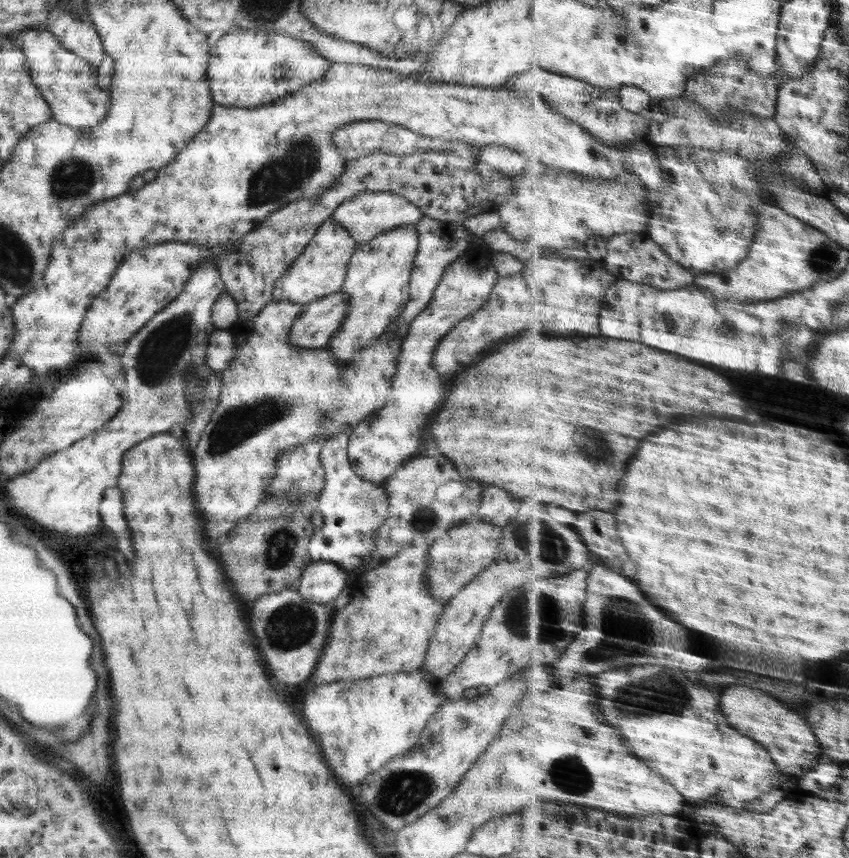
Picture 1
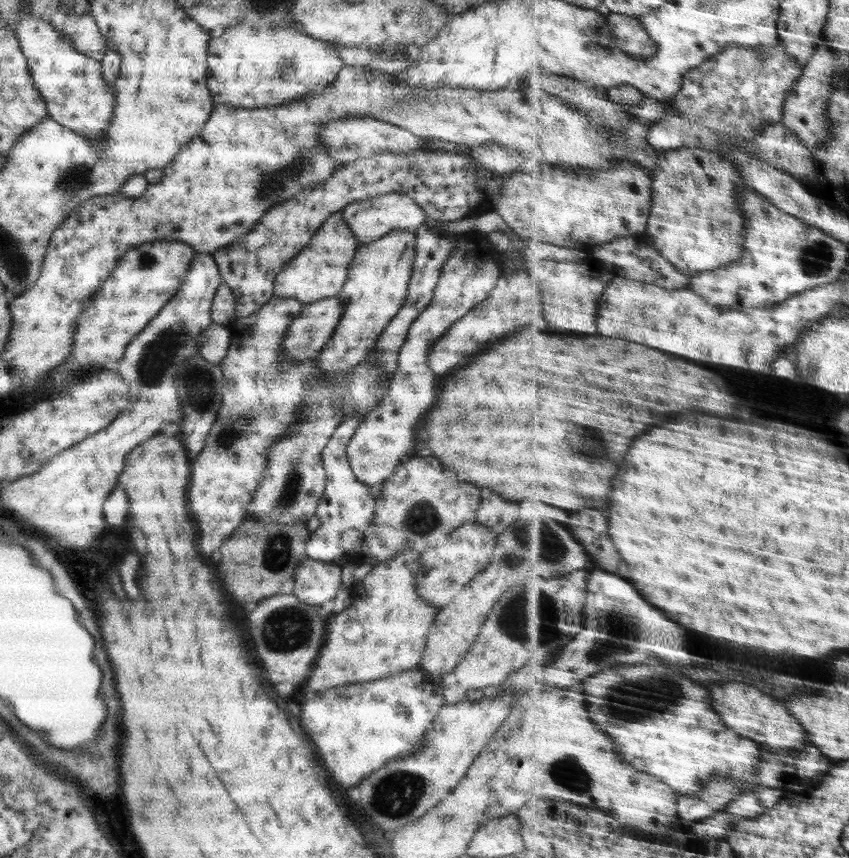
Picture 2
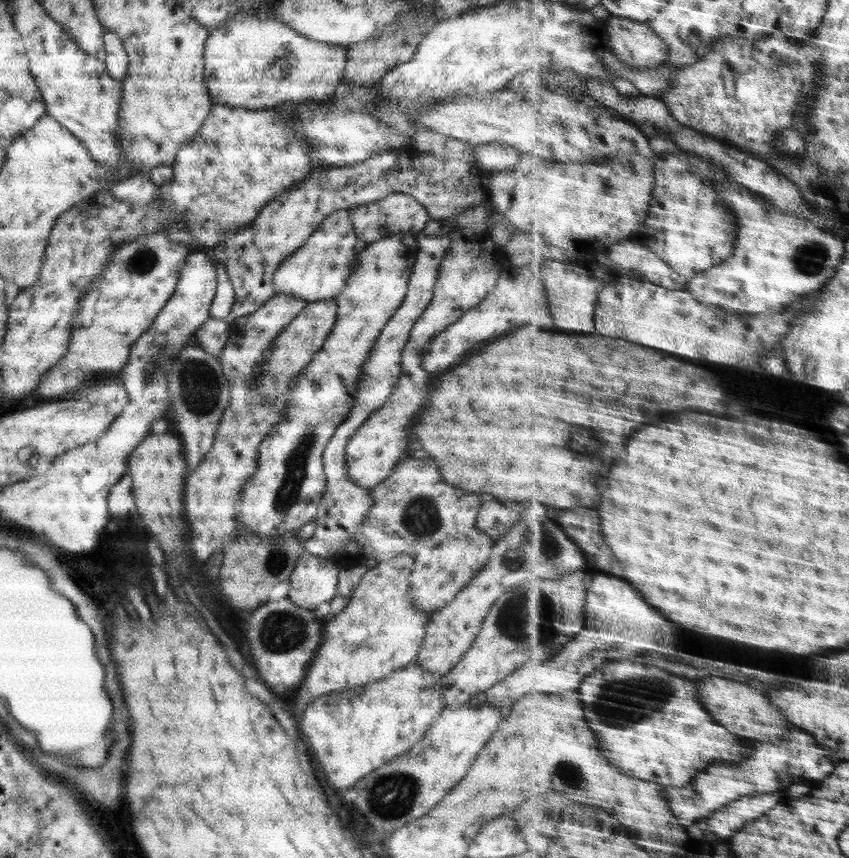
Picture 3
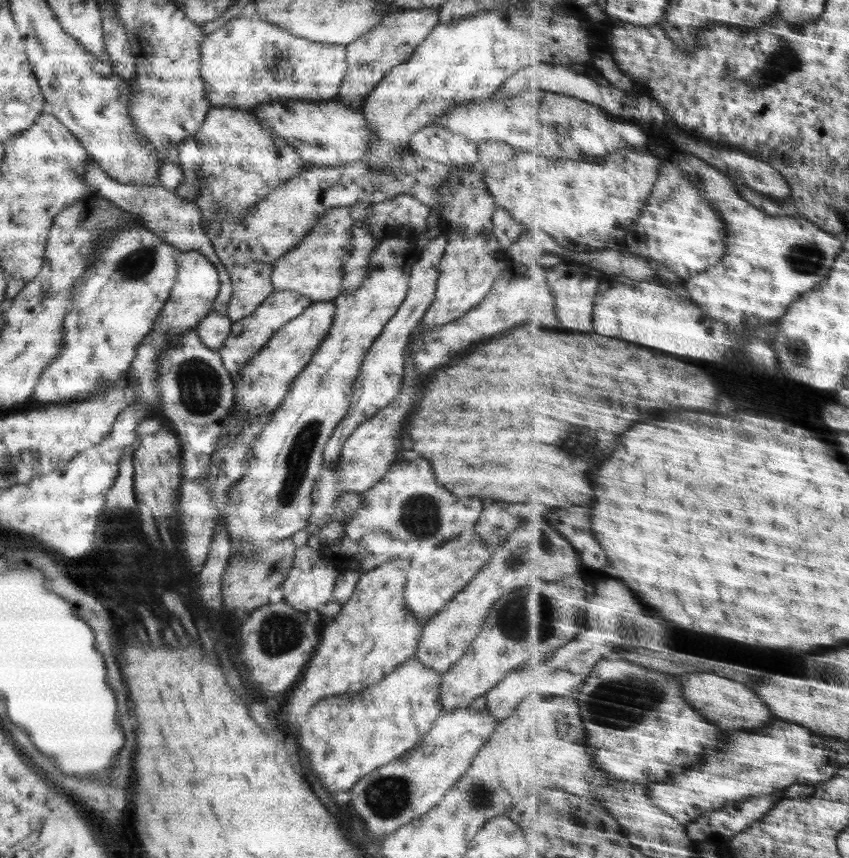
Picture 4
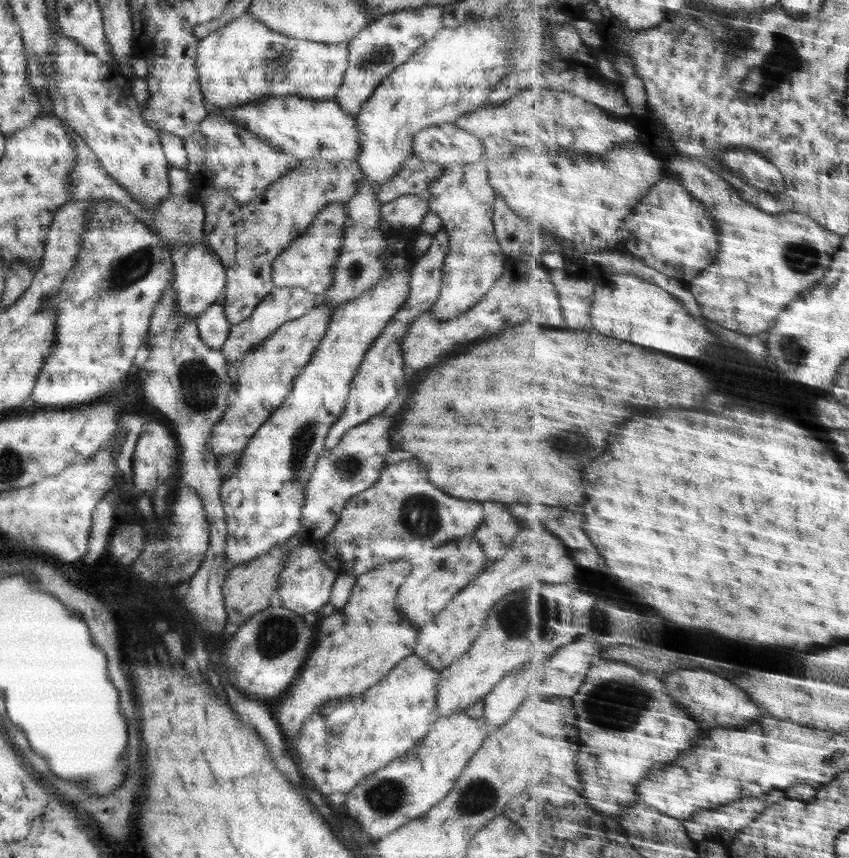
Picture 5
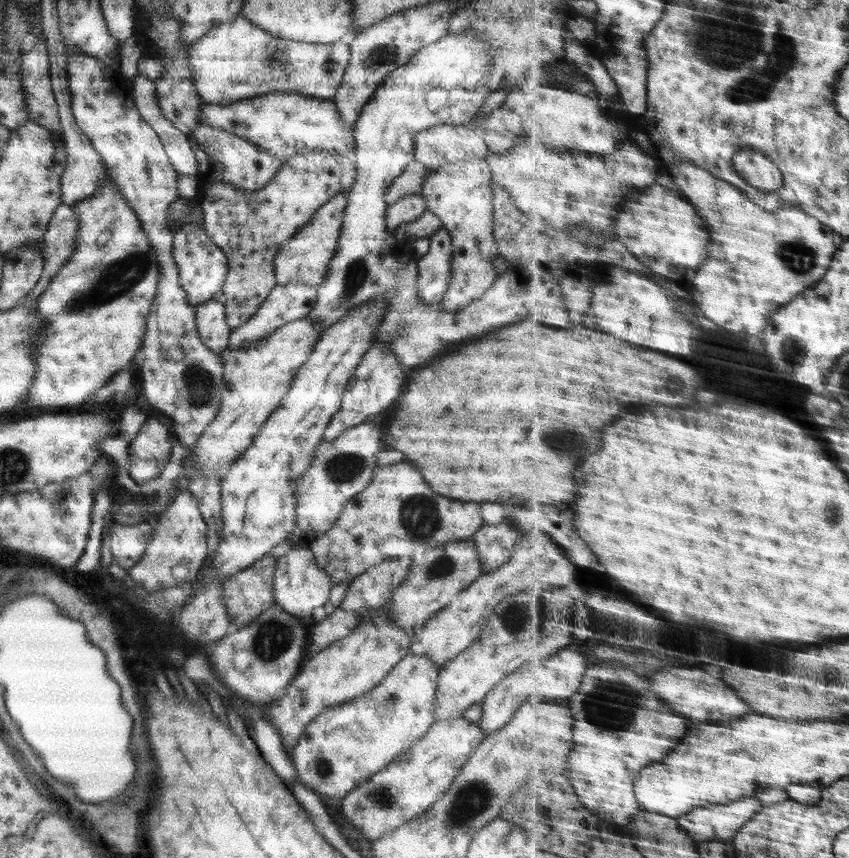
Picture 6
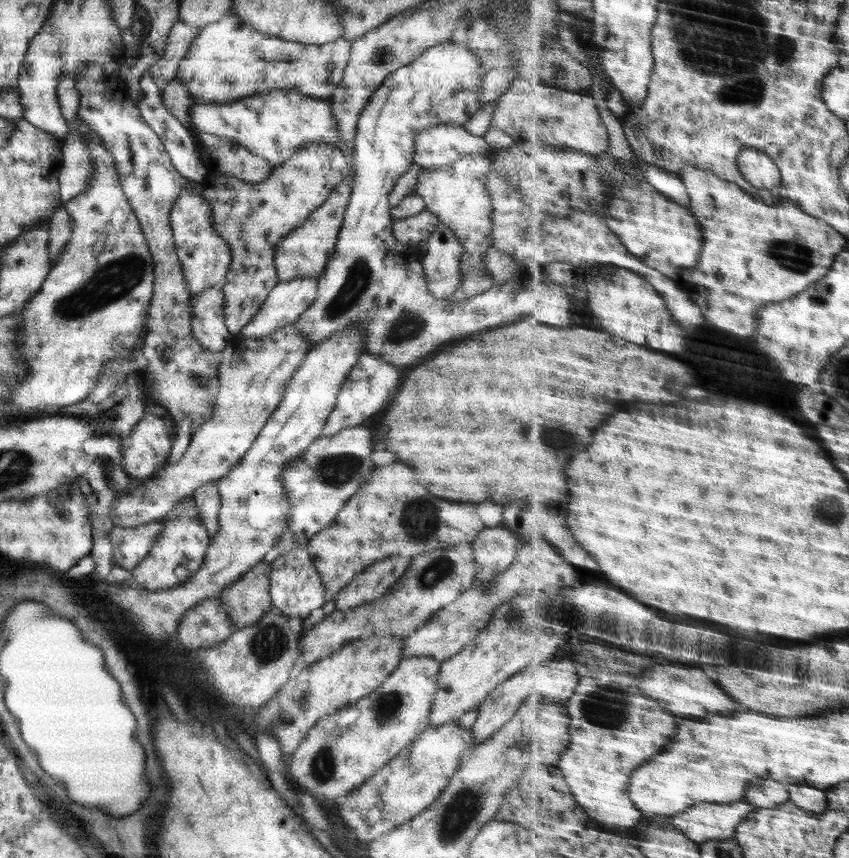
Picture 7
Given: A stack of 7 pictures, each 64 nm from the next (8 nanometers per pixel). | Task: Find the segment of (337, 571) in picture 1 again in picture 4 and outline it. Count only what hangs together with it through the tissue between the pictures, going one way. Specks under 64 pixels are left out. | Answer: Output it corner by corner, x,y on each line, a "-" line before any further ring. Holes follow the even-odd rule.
308,546
294,550
293,564
283,586
283,601
299,612
313,617
319,604
331,601
333,585
338,575
335,567
321,553

